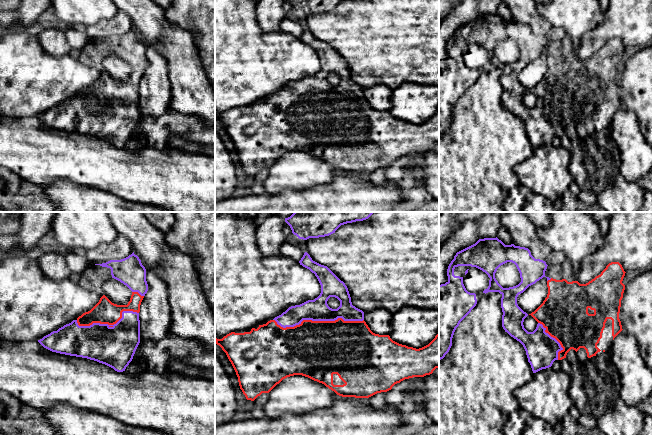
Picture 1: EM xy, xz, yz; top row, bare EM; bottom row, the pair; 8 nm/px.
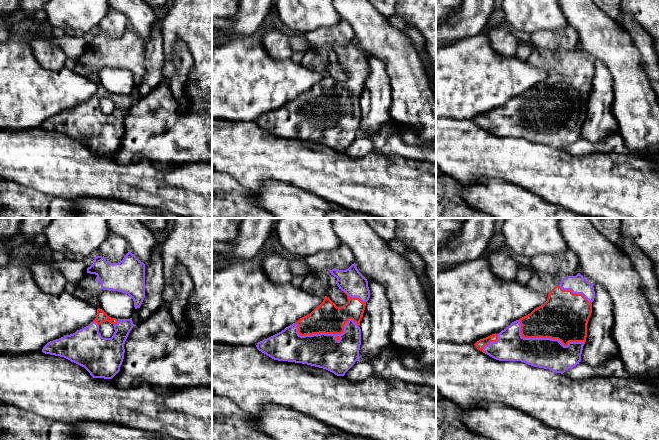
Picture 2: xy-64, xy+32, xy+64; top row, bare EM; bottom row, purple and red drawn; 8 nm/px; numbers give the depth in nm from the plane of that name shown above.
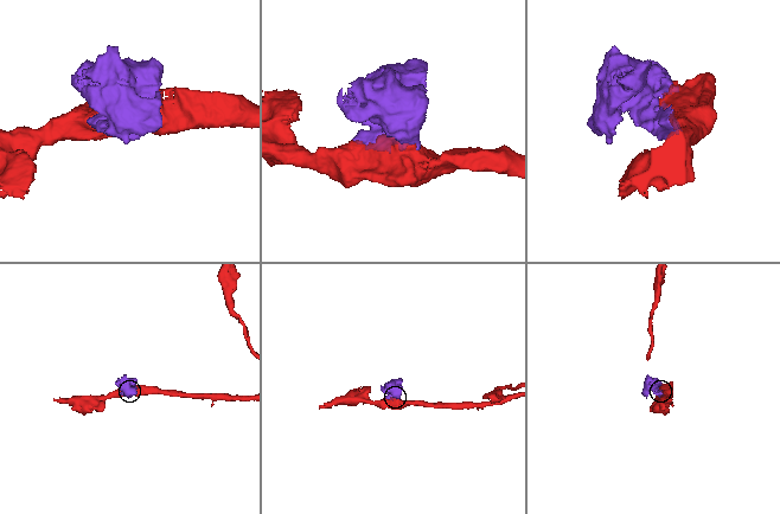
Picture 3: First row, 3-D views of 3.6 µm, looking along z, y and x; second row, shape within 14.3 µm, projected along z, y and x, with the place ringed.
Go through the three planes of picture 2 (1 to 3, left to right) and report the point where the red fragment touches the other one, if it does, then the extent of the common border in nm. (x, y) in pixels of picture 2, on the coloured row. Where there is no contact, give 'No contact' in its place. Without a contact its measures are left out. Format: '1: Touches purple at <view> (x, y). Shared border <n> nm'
1: Touches purple at xy-64 (117, 323). Shared border 70 nm
2: Touches purple at xy+32 (327, 334). Shared border 500 nm
3: Touches purple at xy+64 (545, 338). Shared border 550 nm

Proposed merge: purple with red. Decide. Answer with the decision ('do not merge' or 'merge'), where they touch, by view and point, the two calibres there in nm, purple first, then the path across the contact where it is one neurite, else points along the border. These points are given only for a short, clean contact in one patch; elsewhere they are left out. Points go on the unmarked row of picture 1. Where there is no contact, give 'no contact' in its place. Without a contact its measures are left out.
merge; contact xz (318, 96); calibres 180 and 460 nm

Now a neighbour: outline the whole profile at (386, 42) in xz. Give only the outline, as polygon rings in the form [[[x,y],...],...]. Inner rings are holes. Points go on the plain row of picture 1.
[[[344,0],[333,10],[306,16],[306,28],[313,37],[327,42],[348,64],[352,81],[365,88],[385,85],[392,90],[404,83],[435,85],[439,87],[439,0]]]

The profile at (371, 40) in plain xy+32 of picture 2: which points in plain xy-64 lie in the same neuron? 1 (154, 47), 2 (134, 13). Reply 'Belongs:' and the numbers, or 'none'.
Belongs: 2

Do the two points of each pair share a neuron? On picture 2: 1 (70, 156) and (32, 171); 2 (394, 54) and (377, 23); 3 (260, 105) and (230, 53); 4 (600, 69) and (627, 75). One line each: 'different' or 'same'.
1: same
2: same
3: same
4: different

